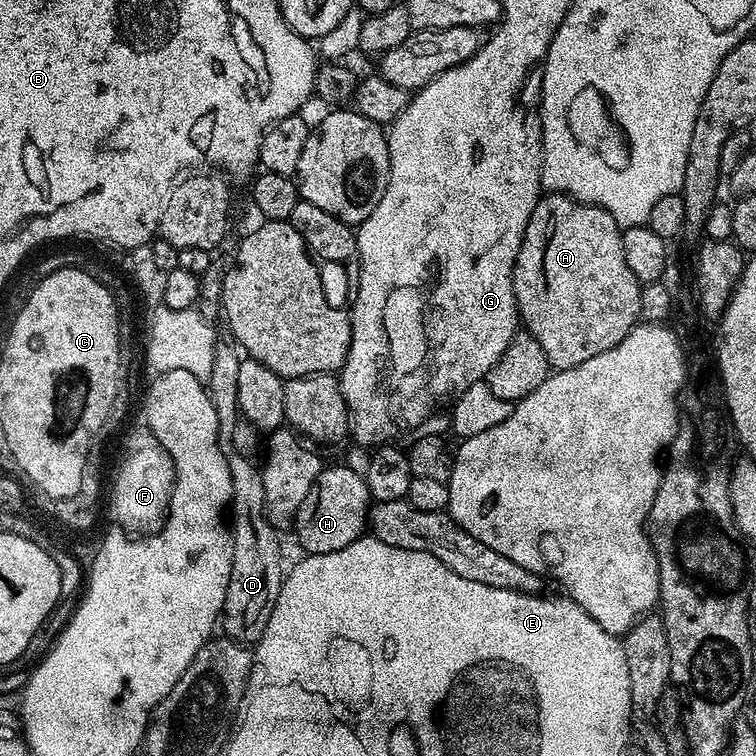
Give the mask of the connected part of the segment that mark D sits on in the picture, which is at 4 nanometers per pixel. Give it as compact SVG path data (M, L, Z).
M255 463L248 468L246 482L232 484L232 503L230 505L230 531L232 545L234 546L234 562L230 570L230 586L226 586L226 598L224 599L224 611L222 613L223 635L230 640L237 640L245 646L255 645L260 639L262 630L270 618L270 610L274 610L274 602L278 602L278 590L282 586L286 575L285 565L280 565L280 544L274 537L268 536L274 532L273 525L268 523L264 510L266 502L266 490L264 489L264 477L261 469Z

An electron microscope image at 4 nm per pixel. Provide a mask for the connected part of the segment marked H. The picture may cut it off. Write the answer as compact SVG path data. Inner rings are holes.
M325 467L320 476L309 487L306 498L294 521L296 536L309 556L330 554L350 546L350 542L361 539L370 524L370 497L368 483L363 475L352 468Z

